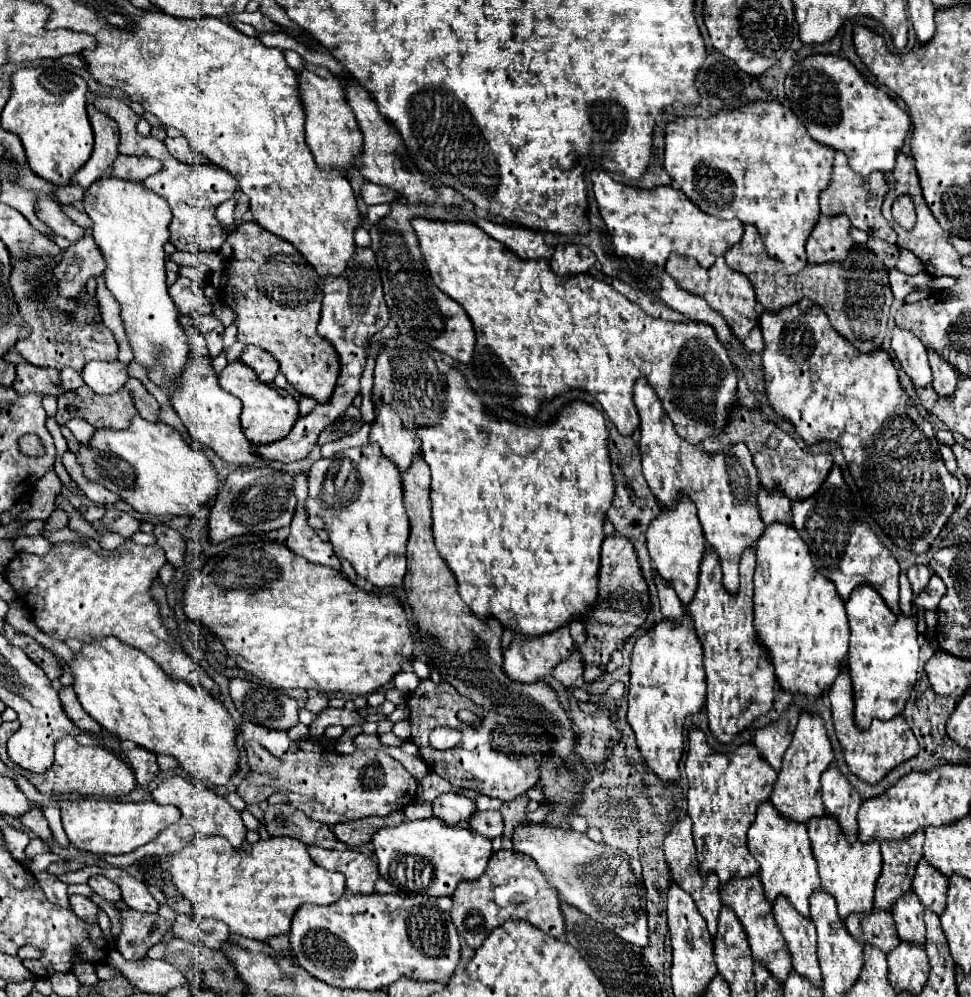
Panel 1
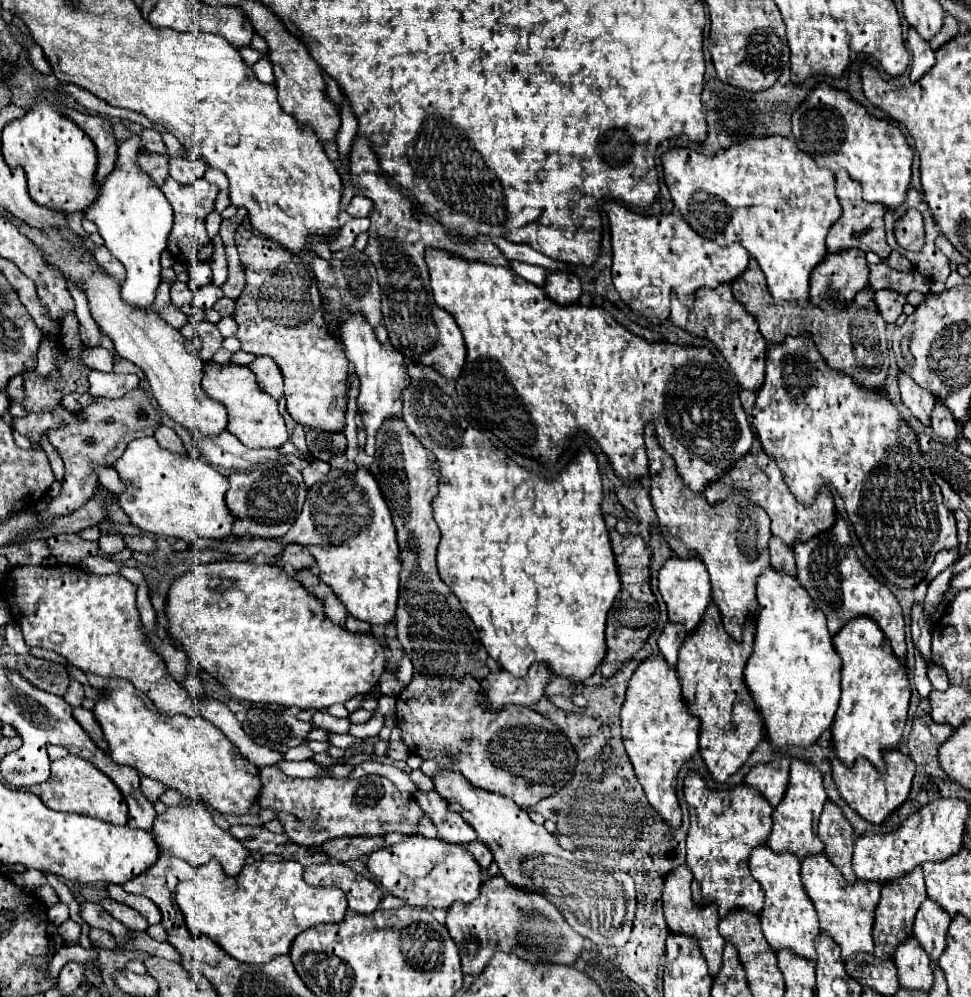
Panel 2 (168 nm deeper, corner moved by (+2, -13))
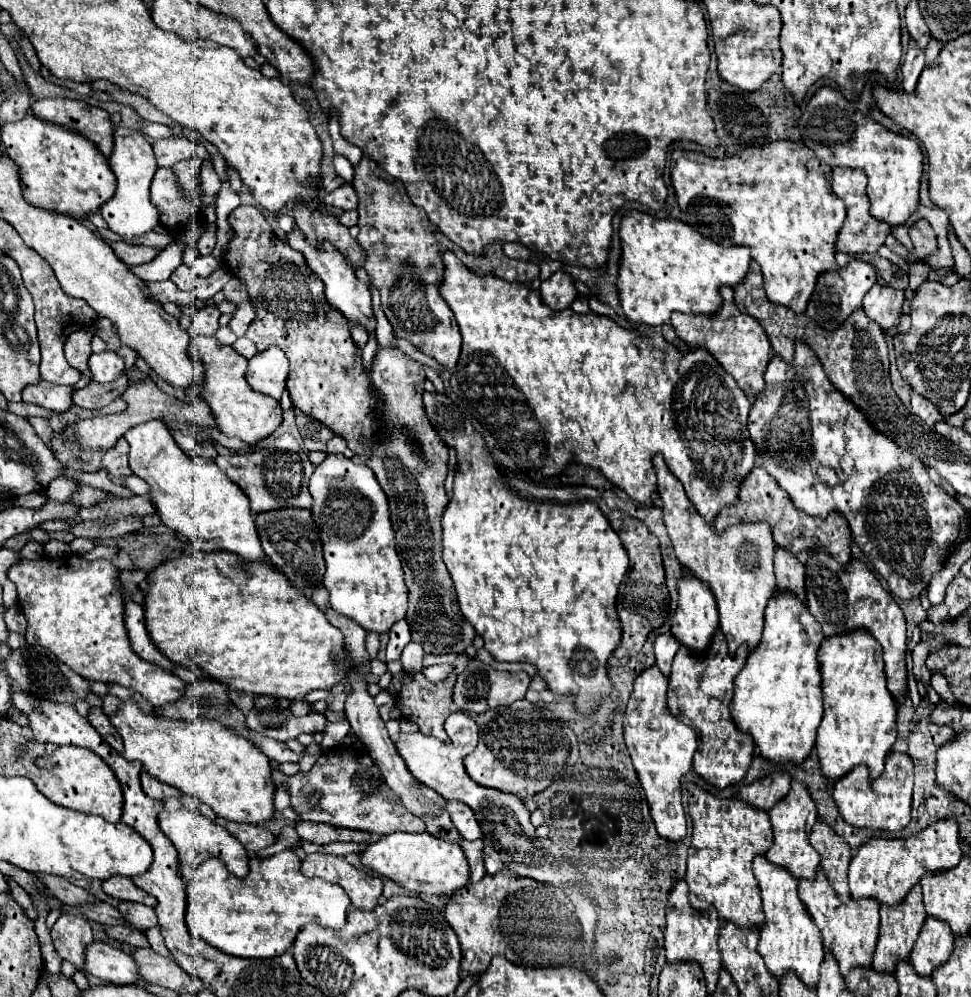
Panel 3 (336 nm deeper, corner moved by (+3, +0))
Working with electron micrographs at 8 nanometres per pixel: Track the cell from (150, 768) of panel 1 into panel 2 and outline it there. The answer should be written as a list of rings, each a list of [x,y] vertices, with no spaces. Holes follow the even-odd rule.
[[[142,776],[140,788],[142,788],[142,794],[144,794],[152,804],[154,804],[154,802],[160,798],[160,794],[164,792],[164,784],[158,782],[158,780],[154,780],[154,778],[148,778],[148,776]]]

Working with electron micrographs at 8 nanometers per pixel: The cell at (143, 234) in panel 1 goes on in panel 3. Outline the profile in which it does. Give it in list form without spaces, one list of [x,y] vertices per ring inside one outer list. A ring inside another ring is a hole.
[[[117,127],[113,131],[113,153],[107,159],[107,163],[117,177],[117,191],[113,199],[101,207],[101,215],[111,231],[115,231],[117,235],[125,237],[127,243],[131,243],[135,237],[141,237],[159,225],[159,213],[155,205],[151,205],[149,197],[149,187],[157,171],[153,147],[141,131]]]

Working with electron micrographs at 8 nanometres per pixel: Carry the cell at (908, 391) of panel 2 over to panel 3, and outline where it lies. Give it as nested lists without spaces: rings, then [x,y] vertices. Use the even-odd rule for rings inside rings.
[[[917,393],[911,395],[911,411],[913,411],[929,429],[933,429],[935,423],[943,421],[943,415],[939,415],[939,411],[935,409],[935,405],[931,405],[927,399],[919,397]]]

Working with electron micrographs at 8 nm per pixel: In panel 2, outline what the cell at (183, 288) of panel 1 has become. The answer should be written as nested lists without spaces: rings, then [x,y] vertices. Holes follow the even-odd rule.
[[[174,282],[172,290],[170,290],[170,300],[172,300],[172,304],[176,304],[178,308],[182,308],[182,306],[190,304],[192,298],[194,298],[194,290],[192,290],[188,284],[184,284],[184,282]]]

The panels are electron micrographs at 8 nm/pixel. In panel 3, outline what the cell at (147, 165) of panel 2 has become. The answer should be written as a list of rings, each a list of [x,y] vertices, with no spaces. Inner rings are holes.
[[[171,137],[171,139],[161,139],[153,143],[153,151],[157,157],[157,165],[159,167],[171,167],[177,161],[183,159],[191,159],[193,155],[193,141],[185,139],[185,137]]]

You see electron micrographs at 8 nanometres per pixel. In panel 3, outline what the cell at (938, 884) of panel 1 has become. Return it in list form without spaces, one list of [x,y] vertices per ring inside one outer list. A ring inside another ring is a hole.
[[[927,917],[927,925],[915,943],[911,953],[911,965],[917,975],[931,977],[931,973],[941,967],[953,953],[955,937],[951,937],[951,929],[943,925],[943,921],[935,921]]]

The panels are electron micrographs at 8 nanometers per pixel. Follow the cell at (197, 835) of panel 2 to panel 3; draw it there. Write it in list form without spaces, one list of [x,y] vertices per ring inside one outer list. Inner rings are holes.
[[[181,807],[179,811],[161,811],[159,817],[157,817],[157,823],[161,827],[161,831],[167,835],[167,839],[175,845],[177,853],[179,853],[179,869],[181,869],[181,875],[185,869],[195,869],[199,867],[205,859],[211,859],[211,857],[217,857],[217,859],[225,859],[225,865],[229,867],[229,871],[235,875],[235,877],[245,877],[249,873],[249,855],[247,851],[243,849],[243,845],[239,845],[239,841],[235,841],[235,837],[229,837],[229,833],[215,825],[211,819],[207,817],[201,817],[199,813],[195,811],[189,811],[185,807]]]

